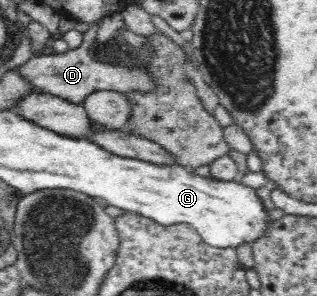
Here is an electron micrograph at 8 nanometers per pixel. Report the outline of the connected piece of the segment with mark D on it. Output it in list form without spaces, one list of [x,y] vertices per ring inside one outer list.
[[[99,24],[91,25],[90,30],[82,35],[83,42],[74,50],[58,53],[33,55],[27,64],[20,66],[22,76],[30,80],[37,91],[81,105],[92,92],[110,90],[122,93],[152,93],[158,84],[141,67],[121,66],[118,64],[96,62],[89,56],[89,46],[96,40]]]

